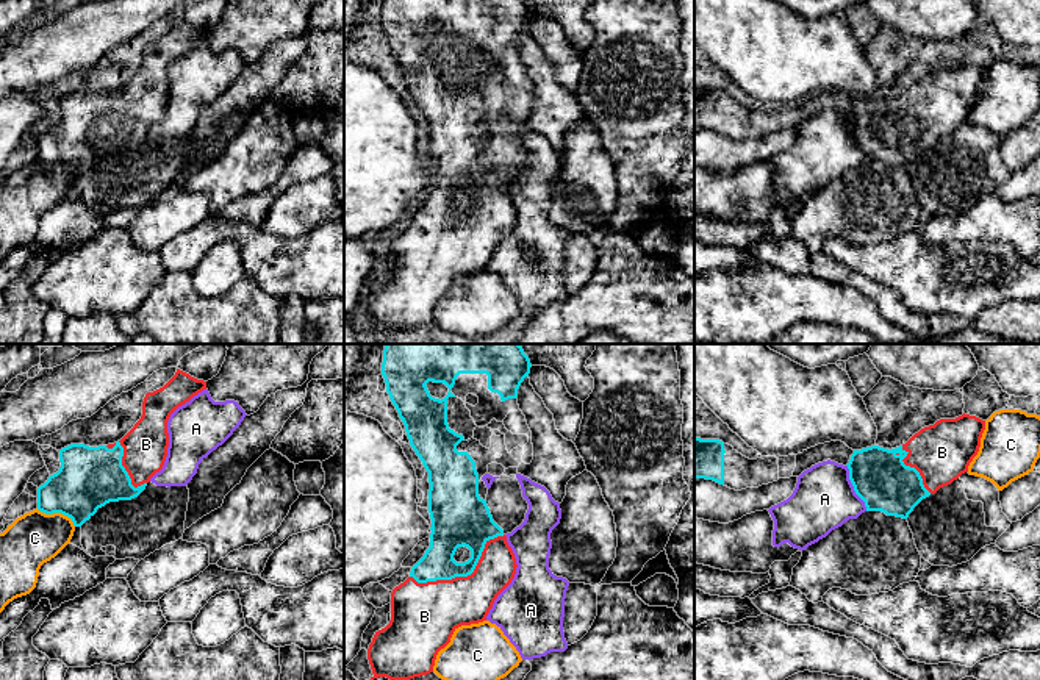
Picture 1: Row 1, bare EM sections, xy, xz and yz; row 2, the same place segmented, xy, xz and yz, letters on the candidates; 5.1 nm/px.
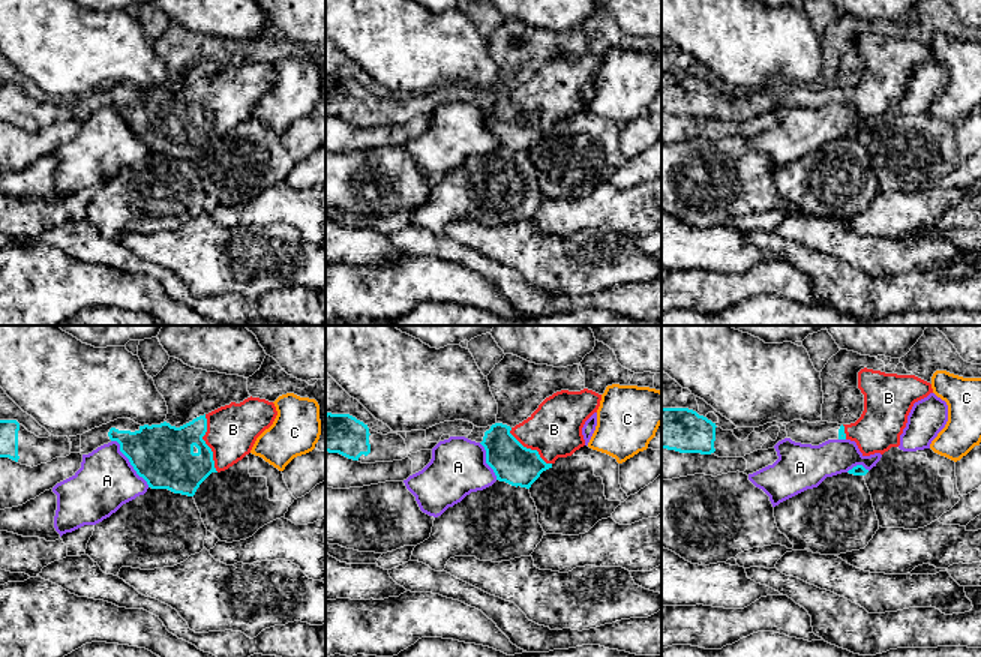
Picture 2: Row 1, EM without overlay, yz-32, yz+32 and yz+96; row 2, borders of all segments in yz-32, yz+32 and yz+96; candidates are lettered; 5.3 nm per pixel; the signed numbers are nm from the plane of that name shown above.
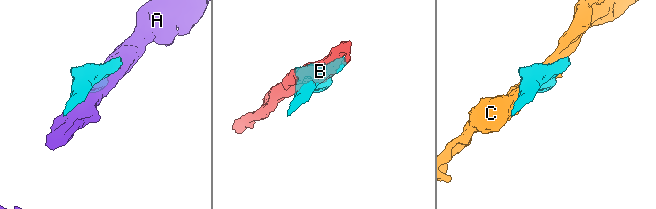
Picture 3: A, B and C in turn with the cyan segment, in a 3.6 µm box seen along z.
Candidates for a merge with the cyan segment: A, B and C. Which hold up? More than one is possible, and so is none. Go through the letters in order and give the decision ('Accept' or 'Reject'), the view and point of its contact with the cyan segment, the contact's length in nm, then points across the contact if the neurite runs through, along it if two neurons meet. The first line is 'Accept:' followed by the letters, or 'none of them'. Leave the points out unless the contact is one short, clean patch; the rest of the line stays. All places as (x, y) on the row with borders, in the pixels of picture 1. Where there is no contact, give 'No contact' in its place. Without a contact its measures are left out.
Accept: B
A: Reject. Touches cyan at yz (854, 488). Shared border 260 nm
B: Accept. Touches cyan at xz (463, 576). Shared border 550 nm
C: Reject. Touches cyan at xy (57, 511). Shared border 220 nm

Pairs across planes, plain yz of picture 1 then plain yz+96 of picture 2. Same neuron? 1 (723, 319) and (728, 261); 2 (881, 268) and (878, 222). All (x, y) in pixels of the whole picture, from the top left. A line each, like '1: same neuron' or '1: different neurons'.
1: different neurons
2: different neurons

